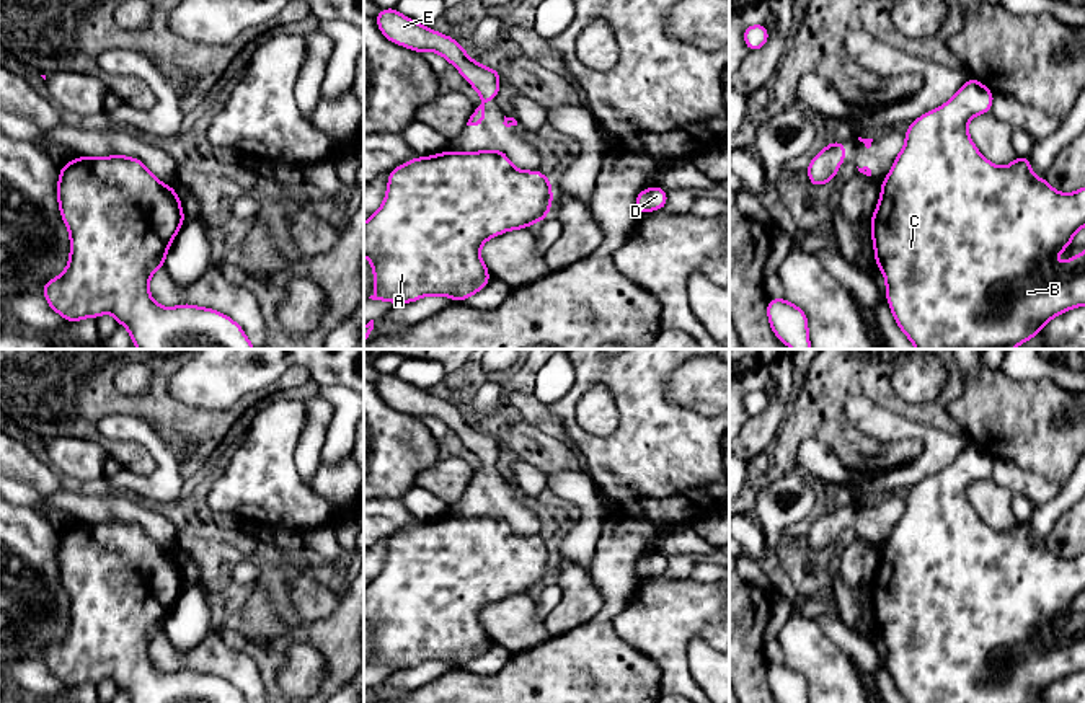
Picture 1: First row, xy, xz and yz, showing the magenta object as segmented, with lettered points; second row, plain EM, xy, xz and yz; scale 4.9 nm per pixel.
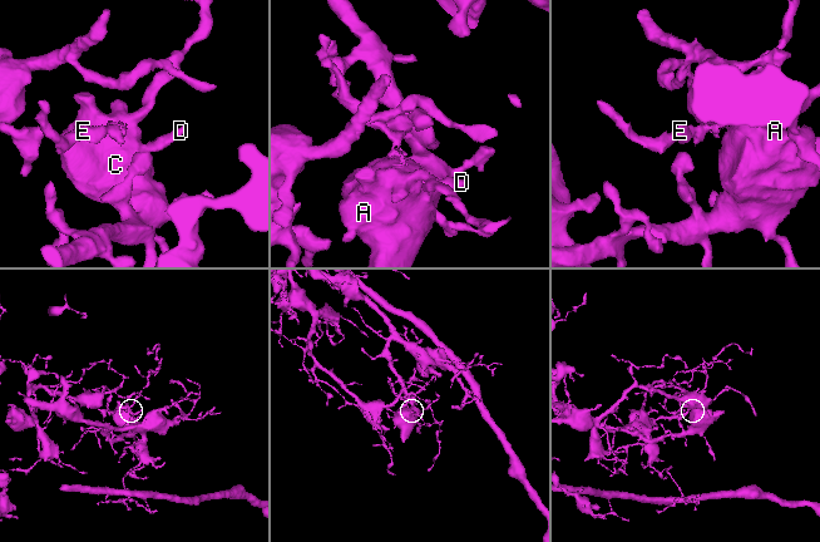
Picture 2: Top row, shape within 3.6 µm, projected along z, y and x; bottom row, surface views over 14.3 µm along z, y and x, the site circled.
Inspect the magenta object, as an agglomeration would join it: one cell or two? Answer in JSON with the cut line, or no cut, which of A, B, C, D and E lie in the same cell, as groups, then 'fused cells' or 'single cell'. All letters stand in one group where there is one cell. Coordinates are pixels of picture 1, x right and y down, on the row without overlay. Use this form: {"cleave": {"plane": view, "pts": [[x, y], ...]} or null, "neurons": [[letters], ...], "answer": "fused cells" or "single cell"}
{"cleave": {"plane": "xz", "pts": [[487, 516], [495, 517]]}, "neurons": [["A", "B", "C", "D"], ["E"]], "answer": "fused cells"}

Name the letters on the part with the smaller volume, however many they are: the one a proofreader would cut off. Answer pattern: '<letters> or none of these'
E

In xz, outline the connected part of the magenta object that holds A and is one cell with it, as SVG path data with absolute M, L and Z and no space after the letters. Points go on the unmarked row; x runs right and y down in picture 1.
M488 515L467 519L441 517L426 524L416 522L408 528L396 532L388 538L388 553L382 573L364 589L364 621L372 626L372 638L375 646L375 659L369 664L380 667L396 667L401 670L419 665L426 661L444 661L458 667L475 661L489 648L489 636L480 623L480 612L491 602L509 595L529 594L529 590L534 587L543 587L553 569L551 551L553 548L548 546L542 537L516 535L504 519Z

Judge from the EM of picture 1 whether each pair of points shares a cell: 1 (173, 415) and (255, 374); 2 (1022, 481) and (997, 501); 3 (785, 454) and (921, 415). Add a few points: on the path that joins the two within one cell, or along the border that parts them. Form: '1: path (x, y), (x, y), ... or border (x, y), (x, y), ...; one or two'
1: border (170, 377), (177, 400), (227, 410); two
2: border (991, 477), (1014, 495); two
3: path (811, 418), (841, 389), (878, 389), (885, 395); one

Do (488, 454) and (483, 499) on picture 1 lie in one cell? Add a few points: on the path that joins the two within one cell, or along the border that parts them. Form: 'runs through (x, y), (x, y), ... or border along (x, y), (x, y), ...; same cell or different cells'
runs through (488, 465), (487, 488); same cell

